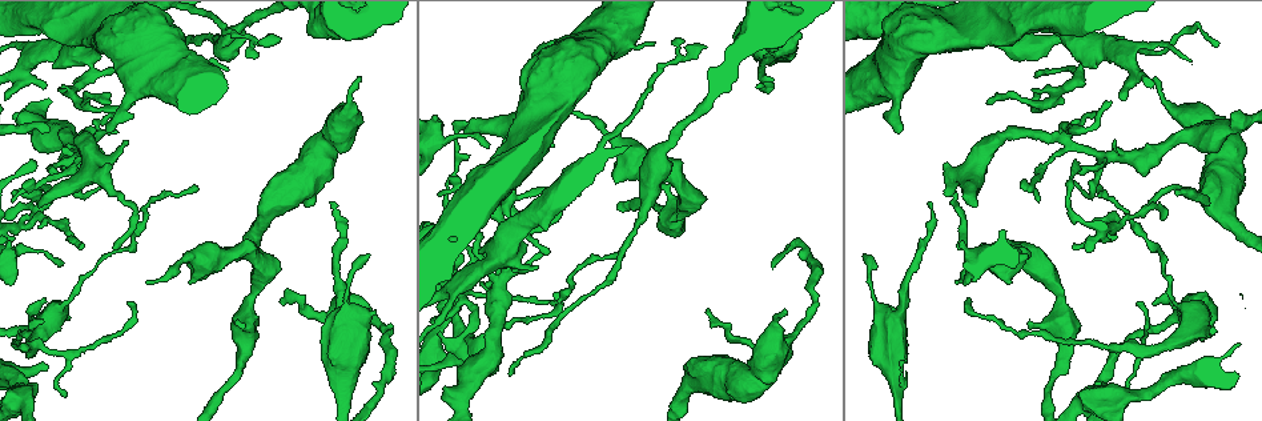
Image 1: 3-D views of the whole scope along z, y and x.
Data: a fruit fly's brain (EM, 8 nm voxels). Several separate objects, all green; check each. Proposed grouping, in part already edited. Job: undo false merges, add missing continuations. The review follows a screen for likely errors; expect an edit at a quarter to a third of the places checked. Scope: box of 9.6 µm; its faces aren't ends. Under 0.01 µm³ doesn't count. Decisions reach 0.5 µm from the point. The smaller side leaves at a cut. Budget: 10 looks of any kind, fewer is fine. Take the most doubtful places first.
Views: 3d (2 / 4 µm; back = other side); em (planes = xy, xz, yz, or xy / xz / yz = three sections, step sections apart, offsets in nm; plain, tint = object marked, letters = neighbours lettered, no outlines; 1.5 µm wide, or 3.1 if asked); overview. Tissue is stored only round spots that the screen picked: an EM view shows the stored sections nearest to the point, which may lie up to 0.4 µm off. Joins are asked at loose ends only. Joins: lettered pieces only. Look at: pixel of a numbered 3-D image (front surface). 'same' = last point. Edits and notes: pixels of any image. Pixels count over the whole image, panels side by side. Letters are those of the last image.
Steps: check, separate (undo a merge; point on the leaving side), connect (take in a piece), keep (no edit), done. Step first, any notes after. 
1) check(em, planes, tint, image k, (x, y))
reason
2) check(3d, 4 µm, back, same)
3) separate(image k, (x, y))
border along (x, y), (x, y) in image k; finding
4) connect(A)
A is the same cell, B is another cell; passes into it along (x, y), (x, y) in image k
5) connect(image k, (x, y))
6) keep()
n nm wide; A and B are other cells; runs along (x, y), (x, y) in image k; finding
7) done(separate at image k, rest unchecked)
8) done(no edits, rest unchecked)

check(3d, 4 µm, image 1, (62, 263))
branch stops here

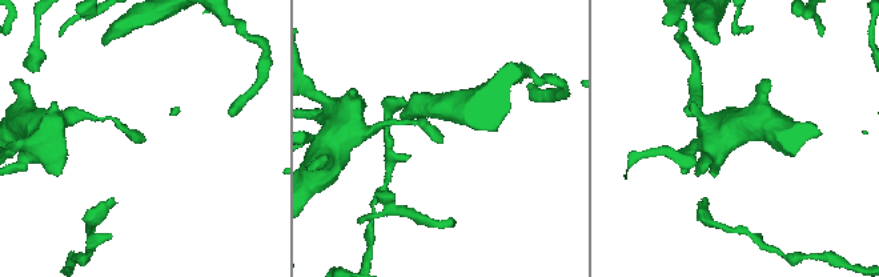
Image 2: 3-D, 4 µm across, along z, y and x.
check(em, planes, letters, image 2, (440, 140))
now the EM

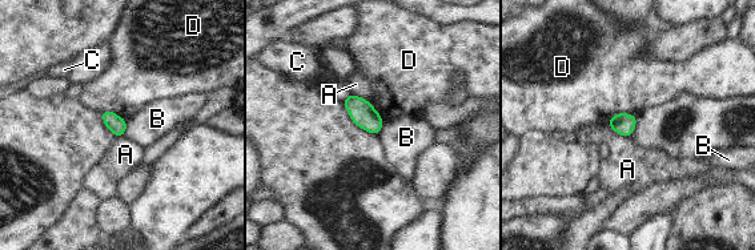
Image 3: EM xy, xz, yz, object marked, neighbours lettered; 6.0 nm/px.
keep()
A, B, C and D are other cells; border along (127, 121), (124, 134) in image 3; no lettered piece goes on from it

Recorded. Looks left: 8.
check(3d, 2 µm, image 1, (66, 396))
free end

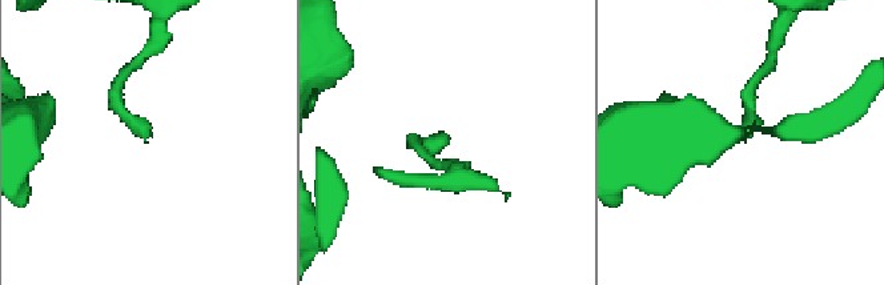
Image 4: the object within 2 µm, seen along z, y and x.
check(em, planes, letters, image 4, (745, 143))

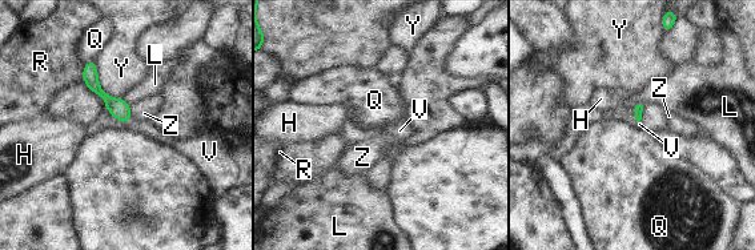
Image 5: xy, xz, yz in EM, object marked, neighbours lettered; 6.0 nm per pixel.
connect(V)
V is the same cell, H, L, Q, R, Y and Z are other cells; passes into it along (119, 108), (127, 120), (147, 128) in image 5; the cell continues

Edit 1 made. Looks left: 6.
check(em, xz, step 4, tint, image 1, (46, 128))
an open end

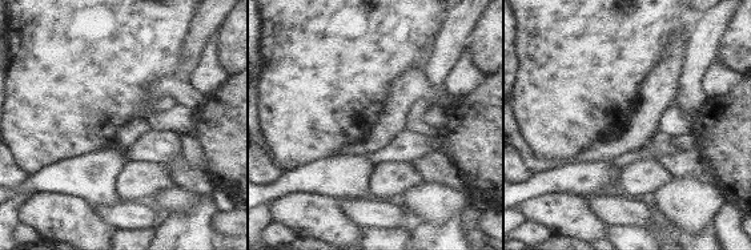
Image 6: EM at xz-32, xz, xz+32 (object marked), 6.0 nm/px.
check(em, planes, letters, same)

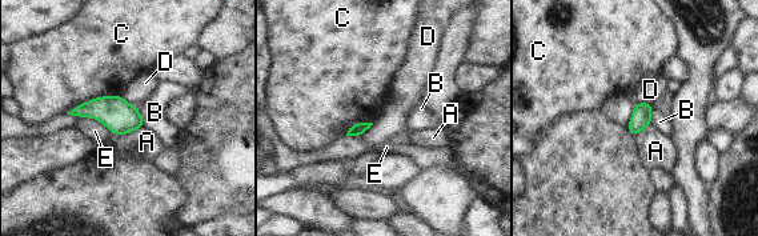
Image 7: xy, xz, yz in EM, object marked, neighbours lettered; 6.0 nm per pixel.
keep()
A, B, C, D and E are other cells; none of them fits

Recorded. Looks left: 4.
check(3d, 4 µm, image 1, (513, 372))
tapers out

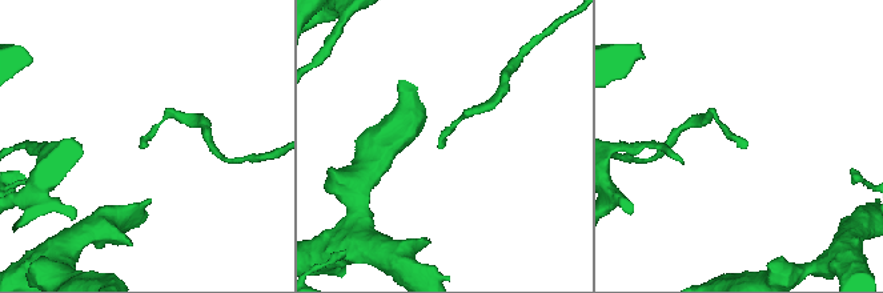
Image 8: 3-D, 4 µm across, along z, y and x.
check(em, planes, letters, image 8, (445, 145))
now the EM

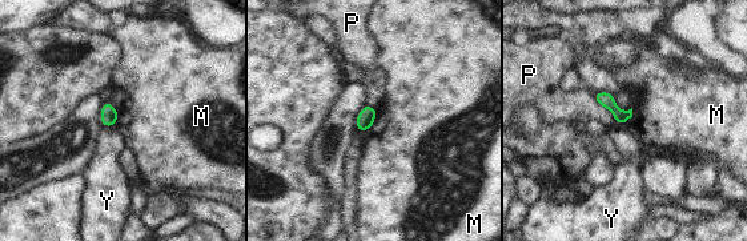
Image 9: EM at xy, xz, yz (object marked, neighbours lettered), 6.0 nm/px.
keep()
P touches over 240 nm; M, P and Y are other cells; no lettered piece goes on from it

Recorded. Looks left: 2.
done(connect at image 5, rest unchecked)

